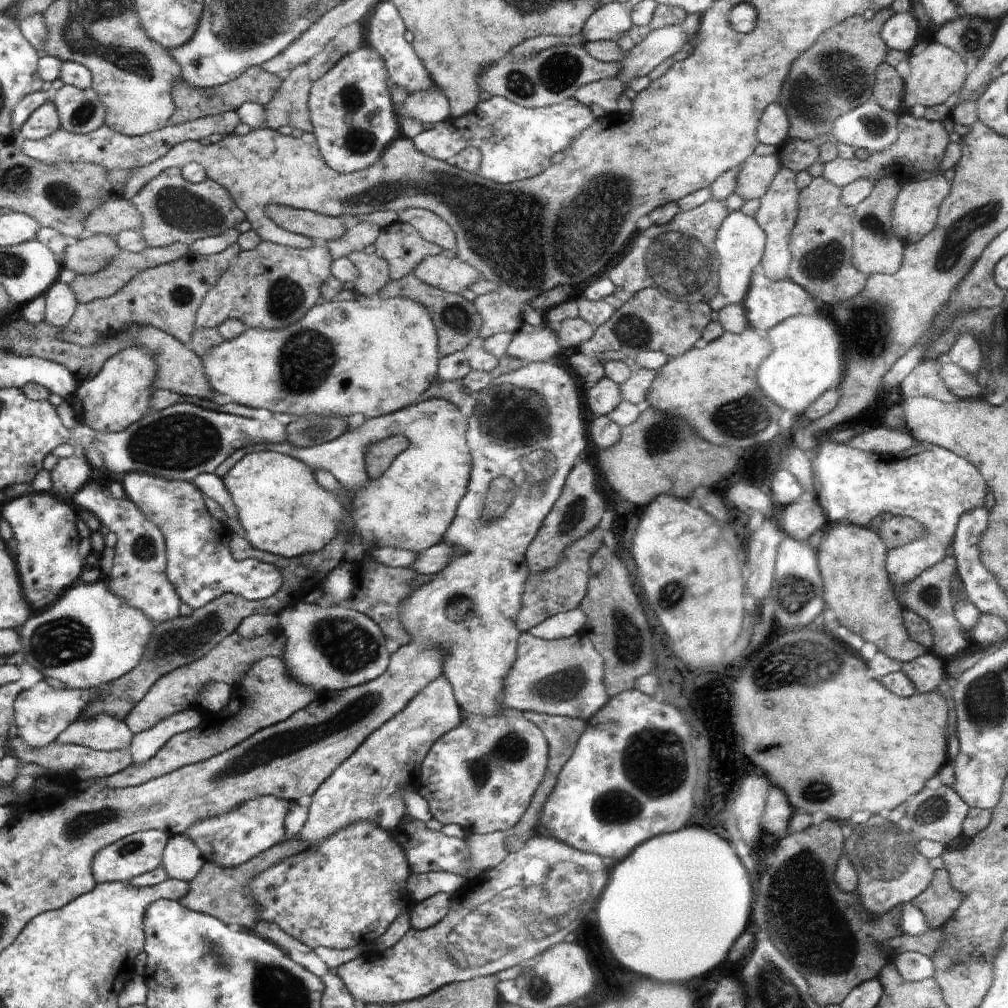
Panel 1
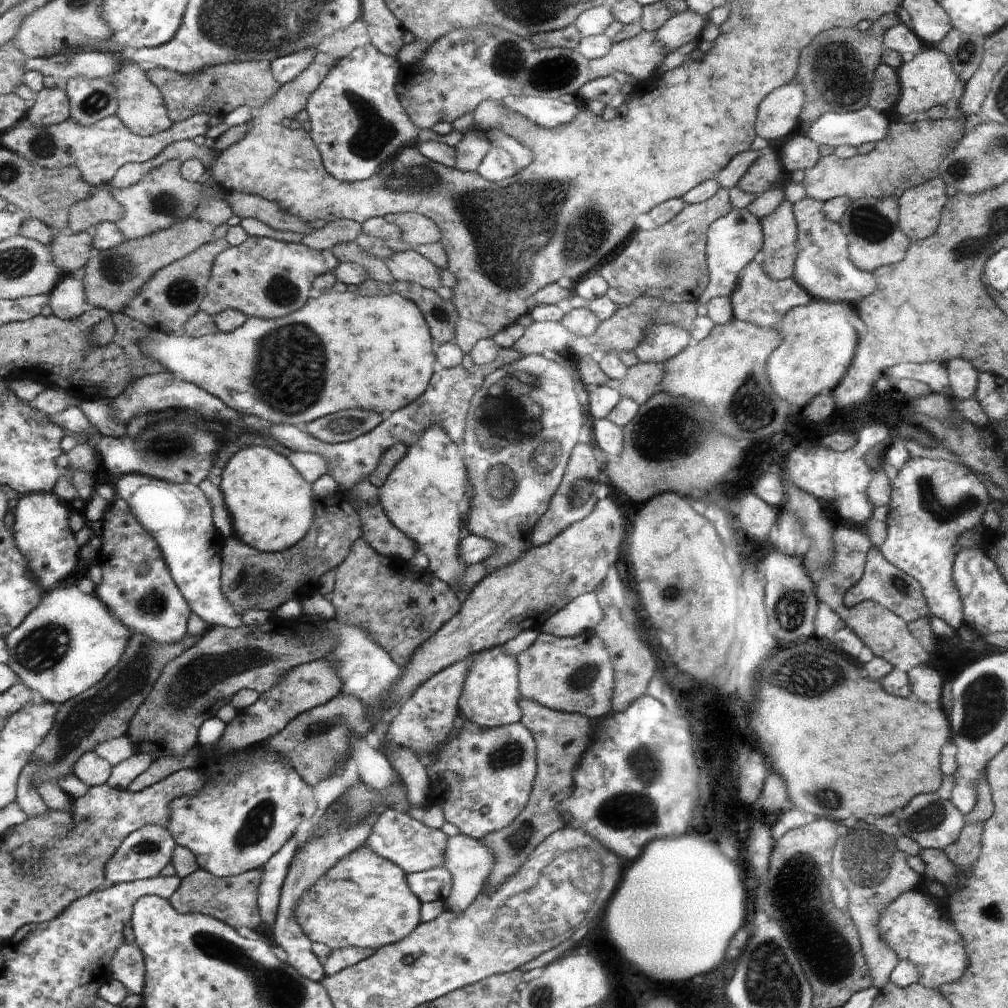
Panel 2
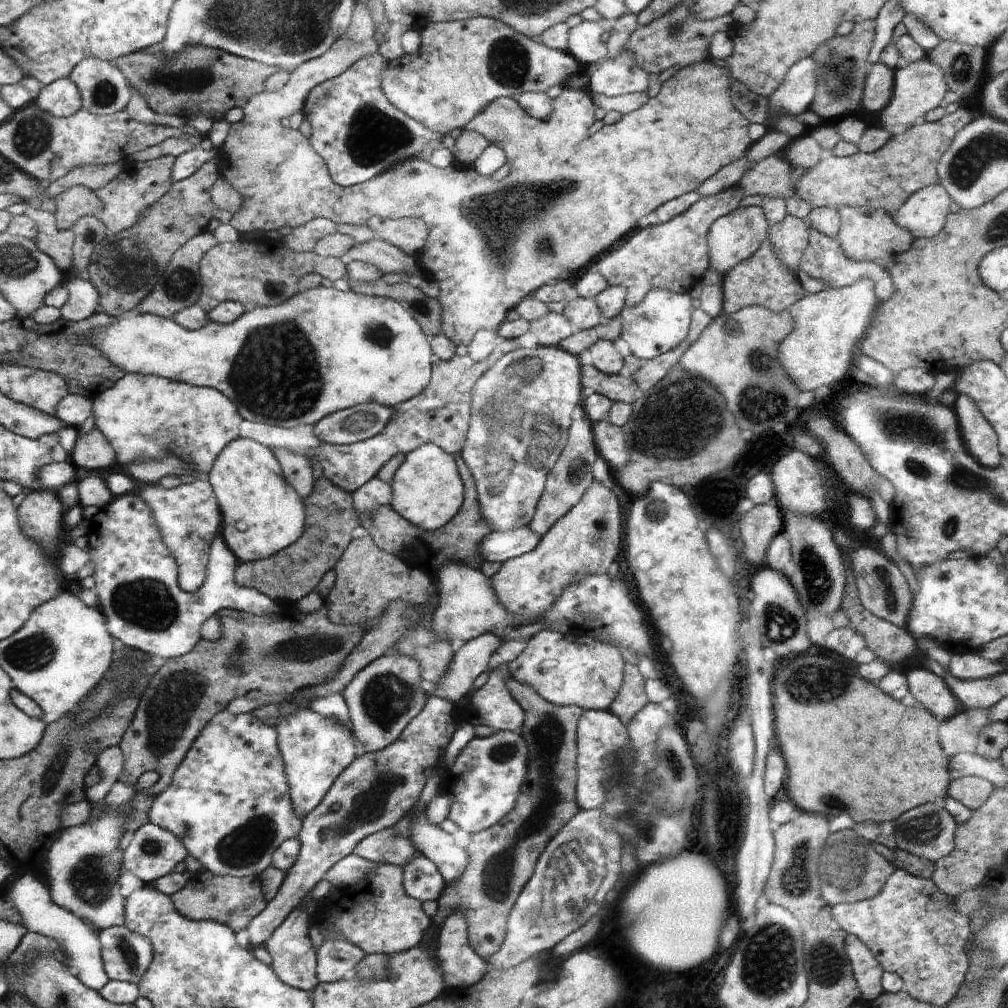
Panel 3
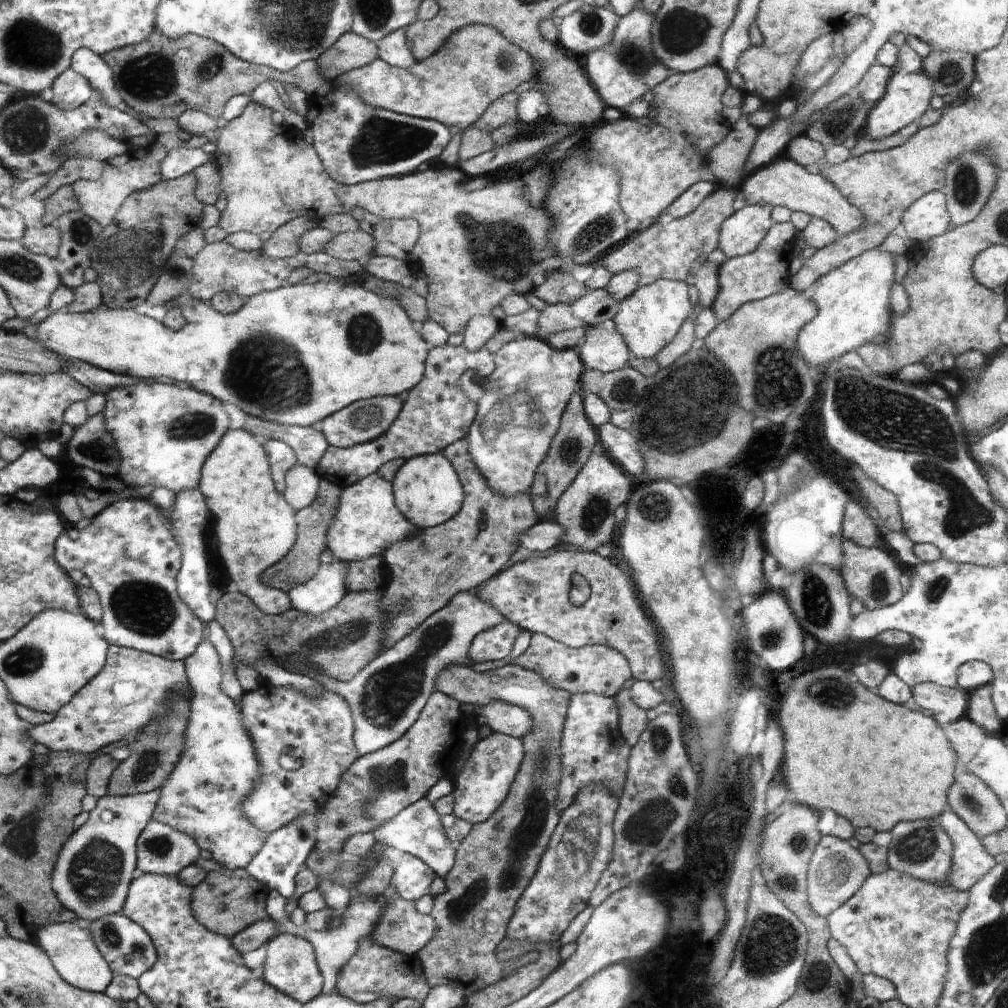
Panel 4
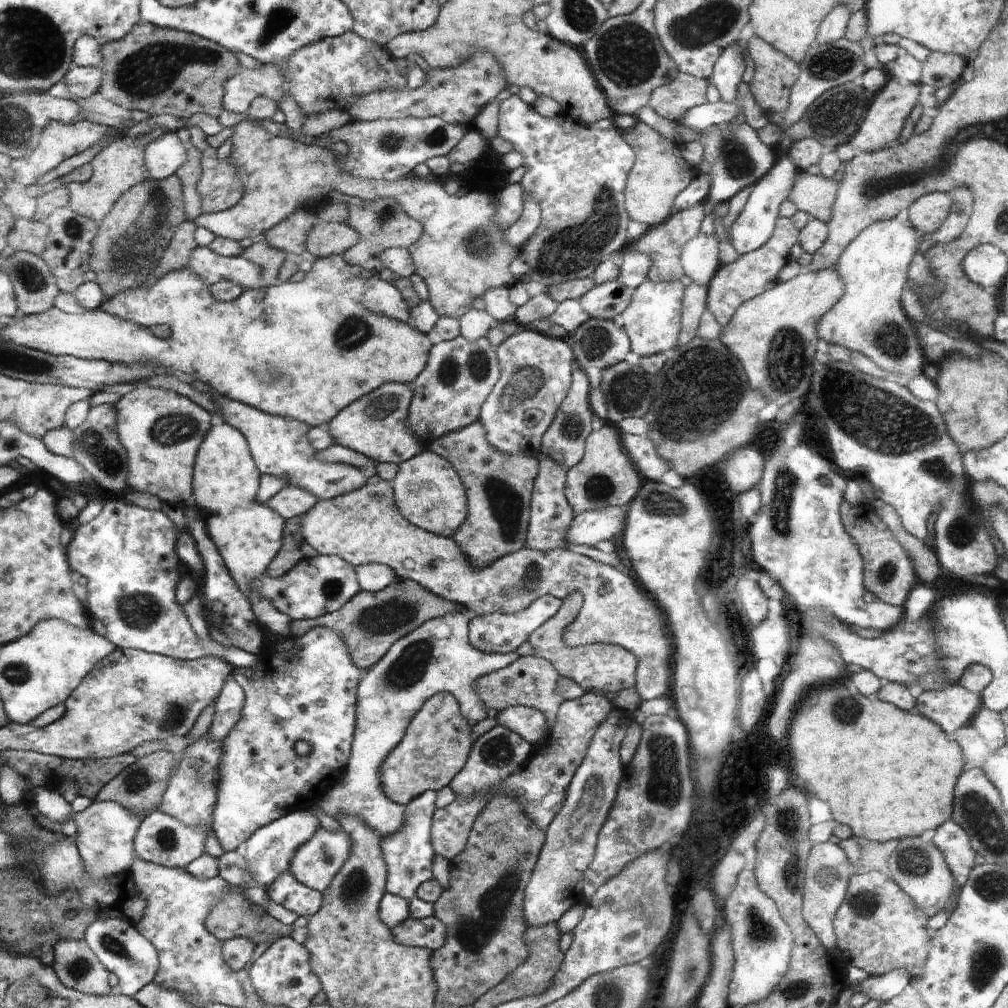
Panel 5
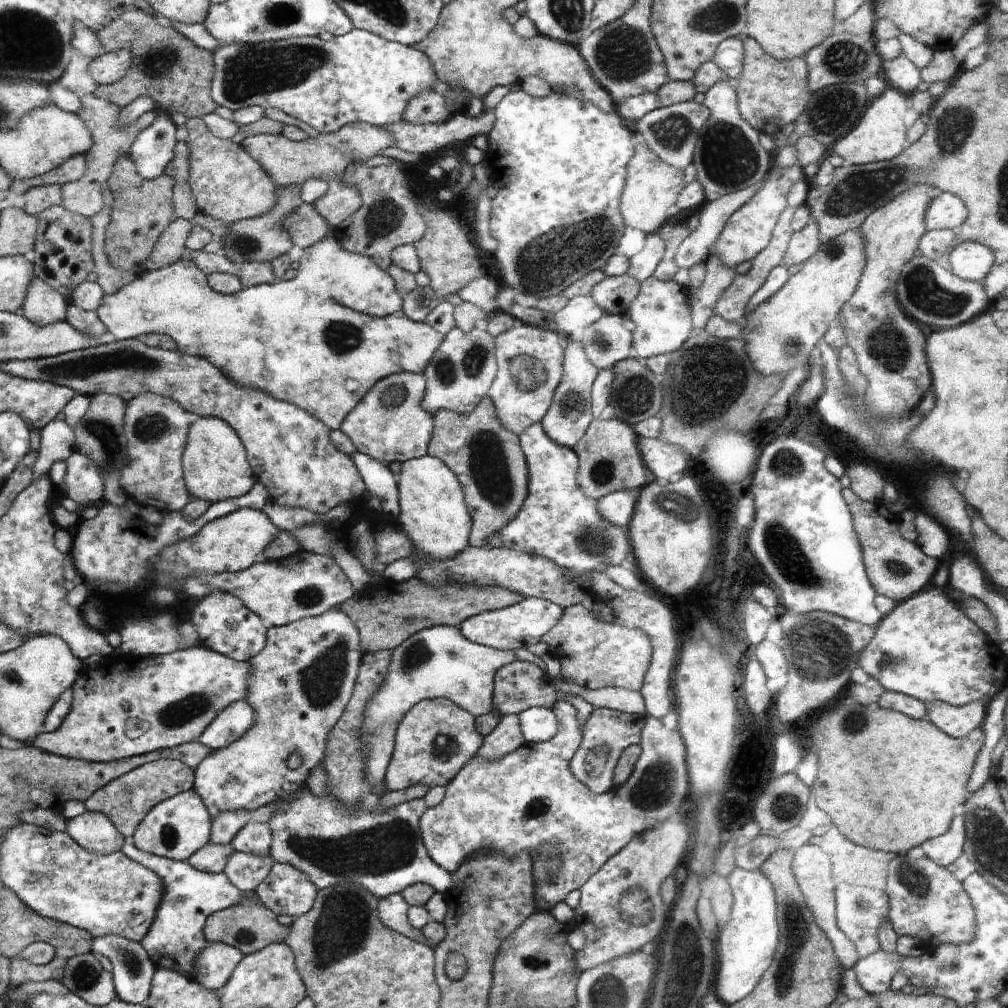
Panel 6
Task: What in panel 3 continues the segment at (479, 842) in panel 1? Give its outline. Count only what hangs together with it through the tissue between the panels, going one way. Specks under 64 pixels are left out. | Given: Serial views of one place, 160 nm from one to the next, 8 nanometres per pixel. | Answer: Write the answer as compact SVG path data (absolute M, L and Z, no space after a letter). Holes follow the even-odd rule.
M437 772L430 774L430 786L426 786L426 794L422 794L422 798L418 798L418 806L415 806L406 816L403 816L406 826L408 826L408 835L413 840L417 851L422 857L430 859L438 866L441 874L445 877L446 883L452 883L457 879L467 867L469 856L467 850L458 846L453 836L442 830L439 825L429 823L425 817L425 810L430 801L438 796L438 785L440 775ZM454 912L440 928L436 956L447 991L470 988L480 982L489 965L470 947L464 916Z

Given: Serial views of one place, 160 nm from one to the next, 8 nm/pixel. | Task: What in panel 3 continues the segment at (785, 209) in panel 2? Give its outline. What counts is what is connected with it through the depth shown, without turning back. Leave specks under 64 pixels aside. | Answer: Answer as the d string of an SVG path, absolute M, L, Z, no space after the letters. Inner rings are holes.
M788 215L780 224L770 225L770 242L778 260L791 273L798 273L800 259L809 243L809 224L806 220Z

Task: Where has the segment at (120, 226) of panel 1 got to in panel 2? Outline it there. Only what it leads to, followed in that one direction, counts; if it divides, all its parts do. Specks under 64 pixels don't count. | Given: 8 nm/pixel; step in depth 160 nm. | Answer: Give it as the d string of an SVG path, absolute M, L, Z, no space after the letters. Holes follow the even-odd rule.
M100 184L93 188L90 198L71 207L68 227L74 233L91 233L100 223L115 223L125 214L125 207L113 197L109 185Z

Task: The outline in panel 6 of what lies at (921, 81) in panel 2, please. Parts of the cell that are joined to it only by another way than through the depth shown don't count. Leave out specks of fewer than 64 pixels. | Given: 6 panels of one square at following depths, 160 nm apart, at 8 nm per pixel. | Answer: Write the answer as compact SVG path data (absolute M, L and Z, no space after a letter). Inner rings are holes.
M888 86L886 92L871 101L871 105L859 124L829 149L829 152L838 154L844 160L844 167L890 162L909 148L909 142L906 140L908 128L905 119L906 112L909 110L909 102L907 97L898 91Z

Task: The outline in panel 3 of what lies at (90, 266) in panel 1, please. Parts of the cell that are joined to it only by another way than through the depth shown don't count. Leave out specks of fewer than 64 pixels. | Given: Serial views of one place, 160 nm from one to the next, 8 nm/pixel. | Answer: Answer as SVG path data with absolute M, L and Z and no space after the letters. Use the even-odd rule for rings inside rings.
M59 230L52 236L38 232L34 242L37 243L38 250L49 255L64 272L69 271L72 264L72 244L74 244L74 236L70 230Z

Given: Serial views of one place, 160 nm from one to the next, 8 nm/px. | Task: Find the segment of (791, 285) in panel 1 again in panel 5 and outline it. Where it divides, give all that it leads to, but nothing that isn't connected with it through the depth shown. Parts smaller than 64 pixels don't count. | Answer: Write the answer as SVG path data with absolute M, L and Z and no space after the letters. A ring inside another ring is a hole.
M779 217L772 238L758 250L740 255L728 266L721 266L707 288L707 310L723 328L728 326L736 310L749 299L763 294L778 283L778 272L790 262L790 249L797 243L799 231L787 217Z

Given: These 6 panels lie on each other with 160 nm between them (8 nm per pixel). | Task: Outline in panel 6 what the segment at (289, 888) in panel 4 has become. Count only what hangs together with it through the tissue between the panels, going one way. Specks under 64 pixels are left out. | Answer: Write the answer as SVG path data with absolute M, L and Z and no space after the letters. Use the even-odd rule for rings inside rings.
M248 822L241 830L238 830L231 843L235 852L264 856L270 853L272 834L270 834L268 824Z

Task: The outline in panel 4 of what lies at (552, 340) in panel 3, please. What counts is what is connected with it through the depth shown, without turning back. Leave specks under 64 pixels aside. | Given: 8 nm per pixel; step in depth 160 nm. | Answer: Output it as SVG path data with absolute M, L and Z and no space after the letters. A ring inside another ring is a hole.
M555 303L548 305L539 312L537 321L539 327L538 338L546 340L551 333L559 333L578 327L586 327L586 324L572 315L570 305Z

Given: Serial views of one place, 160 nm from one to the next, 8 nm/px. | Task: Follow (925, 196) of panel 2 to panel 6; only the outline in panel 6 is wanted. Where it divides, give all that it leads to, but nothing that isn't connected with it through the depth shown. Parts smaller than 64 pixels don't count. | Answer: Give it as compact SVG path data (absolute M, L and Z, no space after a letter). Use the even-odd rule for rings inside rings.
M938 191L926 210L926 231L955 230L966 222L964 204L950 192Z

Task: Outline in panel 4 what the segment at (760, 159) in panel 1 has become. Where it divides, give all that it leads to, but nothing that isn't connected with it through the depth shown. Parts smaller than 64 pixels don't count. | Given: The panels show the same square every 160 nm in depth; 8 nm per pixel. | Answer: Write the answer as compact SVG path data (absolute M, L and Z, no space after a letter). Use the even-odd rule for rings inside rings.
M775 159L771 164L745 176L739 189L747 205L769 205L772 208L782 206L792 212L804 212L811 218L817 217L828 222L840 237L861 230L867 224L864 214L845 200L826 178L821 174L810 174L791 159Z

